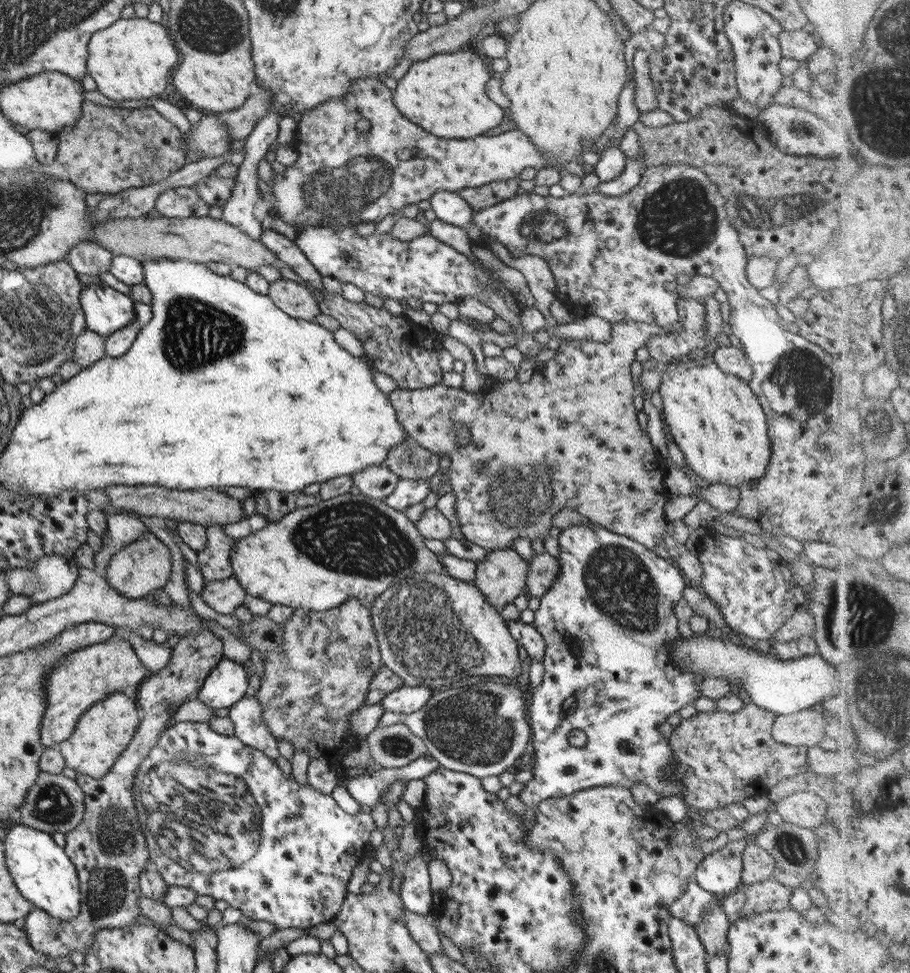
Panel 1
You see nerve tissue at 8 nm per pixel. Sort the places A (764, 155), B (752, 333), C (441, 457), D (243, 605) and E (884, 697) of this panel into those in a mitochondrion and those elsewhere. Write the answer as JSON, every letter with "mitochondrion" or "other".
{"A":"other","B":"other","C":"other","D":"other","E":"mitochondrion"}

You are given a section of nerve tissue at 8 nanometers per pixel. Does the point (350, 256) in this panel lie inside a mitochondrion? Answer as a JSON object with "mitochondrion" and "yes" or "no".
{"mitochondrion":"yes"}

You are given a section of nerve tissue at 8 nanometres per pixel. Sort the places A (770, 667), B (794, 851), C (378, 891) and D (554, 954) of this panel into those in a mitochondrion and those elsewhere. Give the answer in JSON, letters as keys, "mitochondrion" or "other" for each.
{"A":"other","B":"mitochondrion","C":"other","D":"mitochondrion"}

